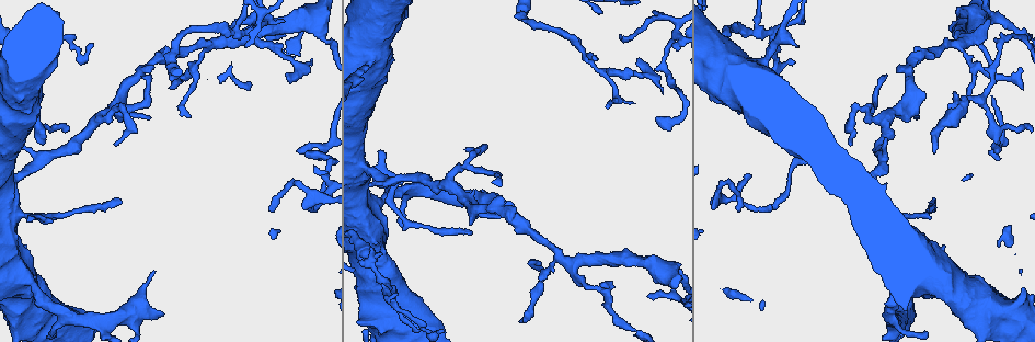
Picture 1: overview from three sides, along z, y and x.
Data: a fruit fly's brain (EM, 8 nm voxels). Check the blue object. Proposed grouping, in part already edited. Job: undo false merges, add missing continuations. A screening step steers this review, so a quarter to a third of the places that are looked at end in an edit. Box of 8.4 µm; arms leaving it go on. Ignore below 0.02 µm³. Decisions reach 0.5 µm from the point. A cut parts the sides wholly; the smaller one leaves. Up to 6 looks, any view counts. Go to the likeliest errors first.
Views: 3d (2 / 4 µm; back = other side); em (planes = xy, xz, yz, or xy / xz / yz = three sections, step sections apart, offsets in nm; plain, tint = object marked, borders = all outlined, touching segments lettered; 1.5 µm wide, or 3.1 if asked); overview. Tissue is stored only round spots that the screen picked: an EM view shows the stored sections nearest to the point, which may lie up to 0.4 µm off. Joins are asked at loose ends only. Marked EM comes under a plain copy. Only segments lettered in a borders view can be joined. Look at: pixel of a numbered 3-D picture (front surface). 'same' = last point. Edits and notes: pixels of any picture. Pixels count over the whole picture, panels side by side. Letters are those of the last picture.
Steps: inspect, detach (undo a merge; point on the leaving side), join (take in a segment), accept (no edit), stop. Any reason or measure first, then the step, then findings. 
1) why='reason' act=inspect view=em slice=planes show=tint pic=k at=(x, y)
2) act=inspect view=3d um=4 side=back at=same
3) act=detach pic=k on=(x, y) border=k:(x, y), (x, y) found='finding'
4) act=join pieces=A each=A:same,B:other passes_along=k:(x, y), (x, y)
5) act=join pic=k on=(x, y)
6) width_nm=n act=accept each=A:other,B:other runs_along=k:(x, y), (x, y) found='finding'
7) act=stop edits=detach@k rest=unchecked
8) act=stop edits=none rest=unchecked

act=inspect view=3d um=2 pic=1 at=(601, 69)

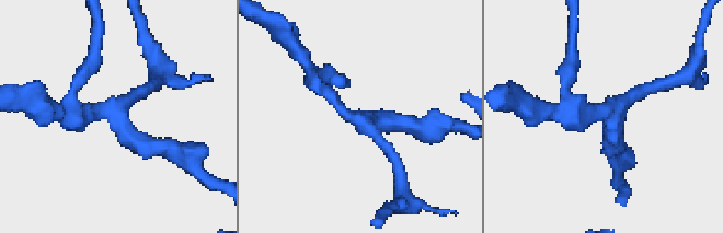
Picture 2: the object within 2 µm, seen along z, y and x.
why='now the EM' act=inspect view=em slice=planes show=tint pic=2 at=(111, 112)

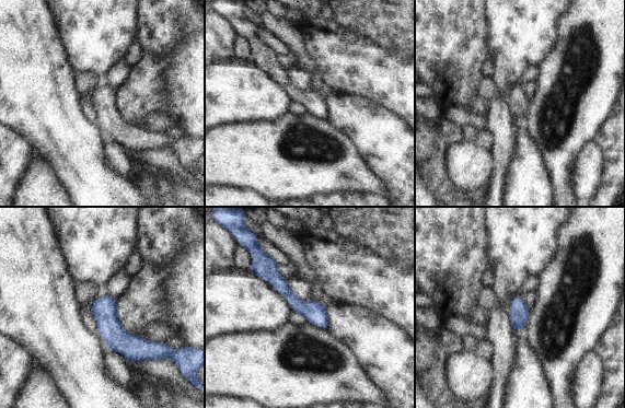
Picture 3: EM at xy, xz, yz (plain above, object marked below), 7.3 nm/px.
why='what lies round it' act=inspect view=em slice=planes show=borders at=same

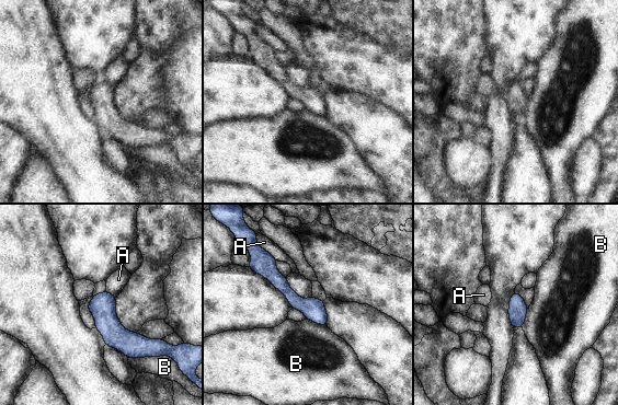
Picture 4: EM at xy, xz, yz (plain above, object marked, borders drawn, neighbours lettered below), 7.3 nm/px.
act=accept each=A:other,B:other border=4:(157, 356), (128, 358) found='one neuron here'

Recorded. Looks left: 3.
why='calibre changes' act=inspect view=3d um=4 pic=1 at=(361, 168)

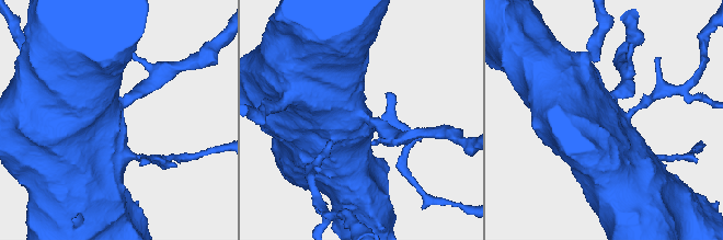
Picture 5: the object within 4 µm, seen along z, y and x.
why='shape alone is not enough' act=inspect view=em slice=xz step=4 show=tint pic=5 at=(362, 117)

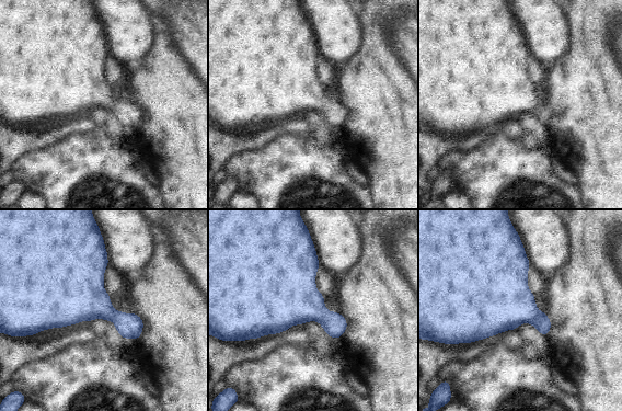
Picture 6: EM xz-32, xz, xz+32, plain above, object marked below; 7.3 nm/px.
act=inspect view=em slice=xz step=4 show=borders at=same

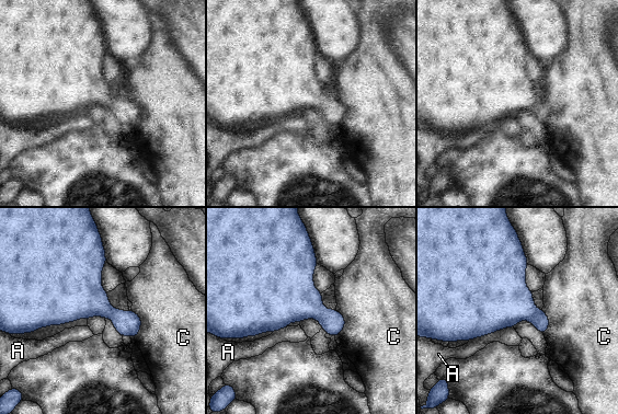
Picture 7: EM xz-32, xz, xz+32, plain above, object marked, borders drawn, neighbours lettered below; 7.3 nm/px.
act=accept each=A:other,C:other found='one neuron here'

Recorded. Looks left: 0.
act=stop edits=none rest=unchecked

